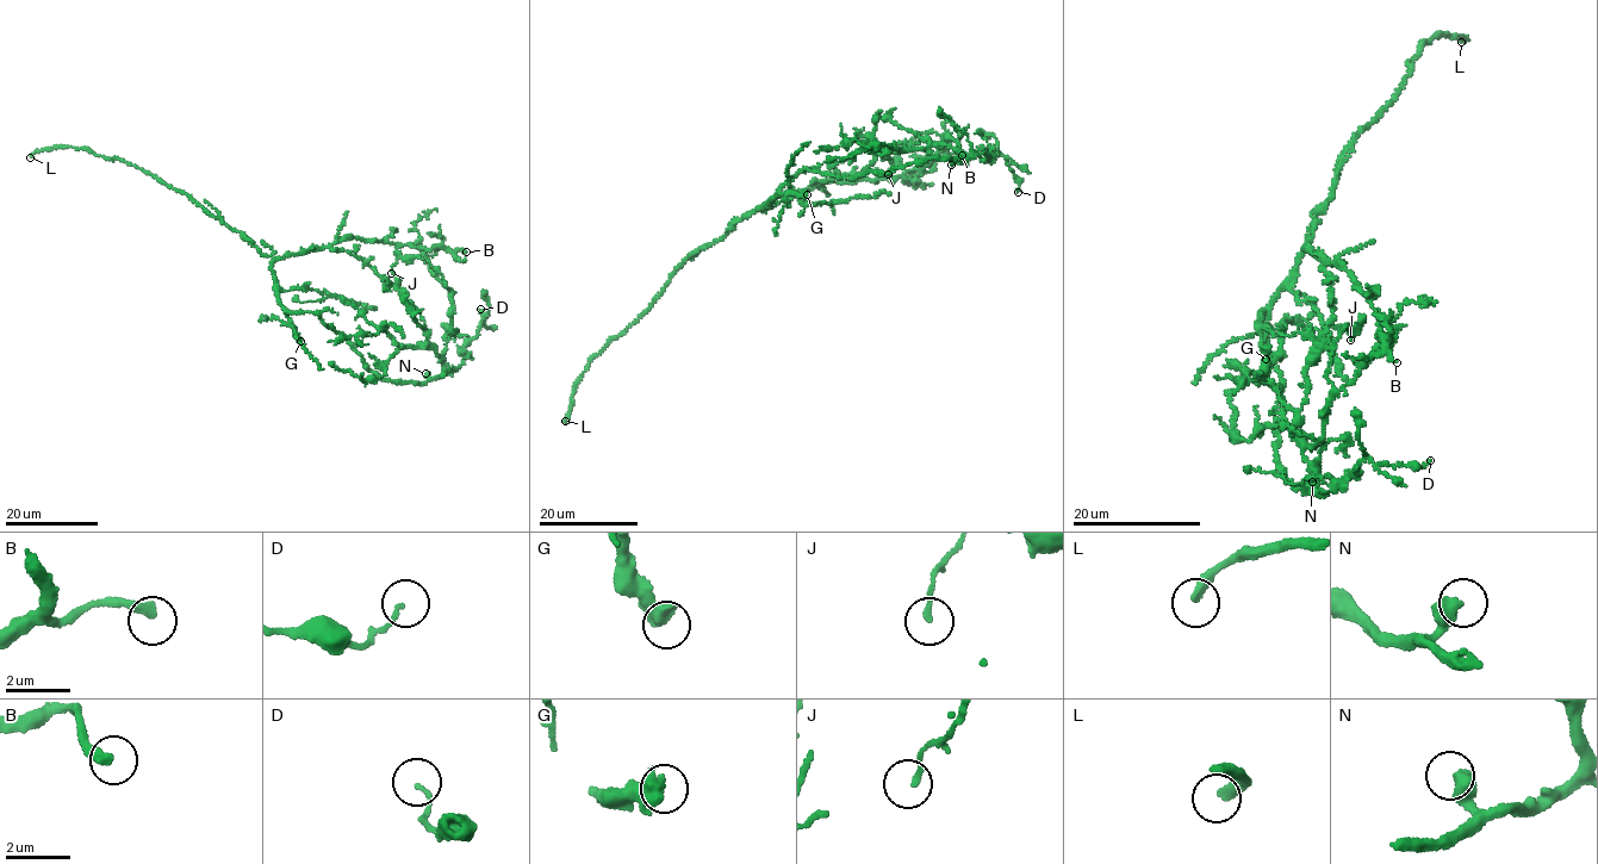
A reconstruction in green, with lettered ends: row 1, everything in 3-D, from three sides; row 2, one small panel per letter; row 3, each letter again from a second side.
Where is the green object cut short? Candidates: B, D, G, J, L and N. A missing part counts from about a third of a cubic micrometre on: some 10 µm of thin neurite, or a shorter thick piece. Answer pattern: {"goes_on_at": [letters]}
{"goes_on_at": ["G", "L"]}

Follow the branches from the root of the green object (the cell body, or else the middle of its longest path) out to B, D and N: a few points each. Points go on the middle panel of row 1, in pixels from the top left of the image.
B: (790, 181), (759, 209), (775, 198), (806, 192), (826, 181), (899, 176), (922, 162), (951, 153), (962, 155)
D: (790, 181), (807, 169), (884, 174), (983, 148), (989, 160), (995, 150), (1006, 159), (1018, 192)
N: (790, 181), (807, 169), (853, 179), (871, 171), (884, 174), (932, 159), (952, 157), (951, 165)

